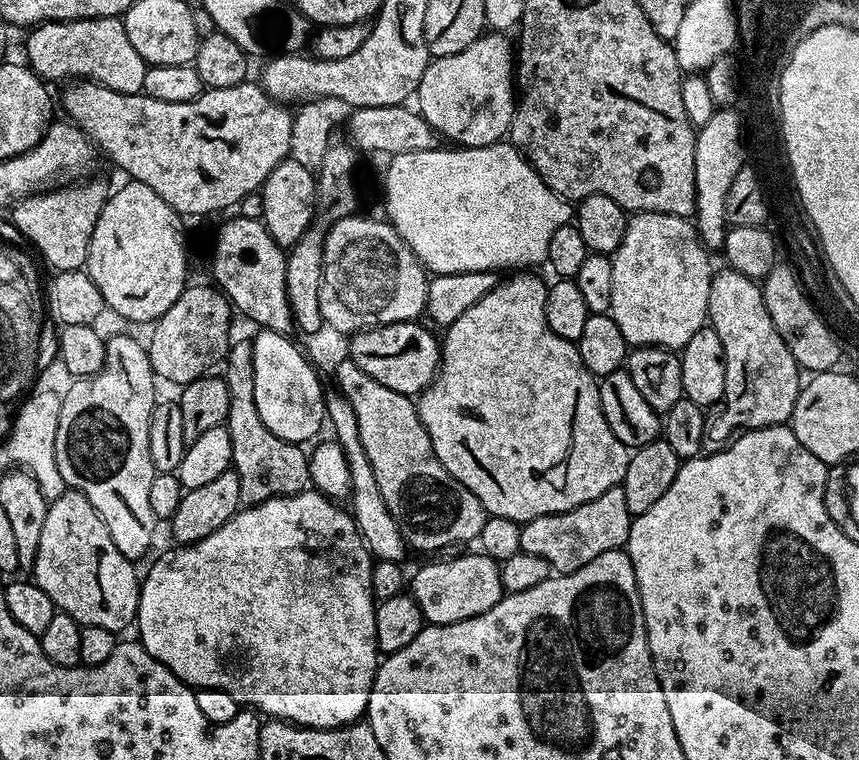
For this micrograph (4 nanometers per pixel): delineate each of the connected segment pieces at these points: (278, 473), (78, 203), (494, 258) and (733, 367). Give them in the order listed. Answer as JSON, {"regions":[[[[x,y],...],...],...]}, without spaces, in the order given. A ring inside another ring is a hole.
{"regions":[[[[237,339],[231,345],[223,361],[223,368],[222,378],[230,390],[230,410],[226,427],[230,430],[232,468],[238,474],[241,505],[261,504],[270,498],[293,496],[296,492],[305,491],[310,484],[309,453],[301,445],[278,438],[263,425],[254,400],[252,345],[247,339]]],[[[92,179],[27,196],[11,209],[17,230],[44,255],[46,263],[53,264],[53,269],[74,272],[88,263],[90,234],[94,234],[94,222],[98,222],[98,214],[102,214],[102,206],[110,195],[110,188]]],[[[508,142],[481,148],[439,146],[418,153],[398,153],[387,162],[388,169],[384,172],[387,219],[425,269],[438,276],[463,272],[499,273],[500,268],[543,265],[548,258],[550,238],[574,216],[573,205],[563,196],[554,194],[524,155]]],[[[730,267],[723,271],[717,271],[710,282],[707,318],[707,323],[722,341],[726,366],[724,413],[716,428],[720,432],[735,433],[791,421],[794,402],[802,387],[802,369],[794,354],[790,354],[782,334],[778,334],[770,310],[766,310],[761,285]]]]}

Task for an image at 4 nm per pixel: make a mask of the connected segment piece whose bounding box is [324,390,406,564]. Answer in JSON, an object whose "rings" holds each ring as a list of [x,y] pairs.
{"rings":[[[332,390],[324,398],[324,415],[327,423],[332,424],[332,432],[335,443],[340,445],[344,451],[344,457],[350,470],[350,511],[352,521],[356,523],[356,528],[360,532],[360,537],[364,540],[364,545],[368,547],[376,560],[385,560],[400,564],[403,561],[406,545],[404,535],[394,522],[386,502],[382,502],[382,494],[378,490],[378,482],[374,479],[374,466],[370,466],[370,458],[366,458],[366,450],[362,450],[362,438],[358,434],[358,418],[354,418],[354,406],[338,390]]]}

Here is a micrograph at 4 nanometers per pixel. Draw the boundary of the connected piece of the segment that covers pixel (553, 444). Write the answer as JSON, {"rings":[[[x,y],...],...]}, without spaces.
{"rings":[[[520,270],[512,274],[517,276],[512,276],[509,280],[501,279],[494,286],[494,290],[490,290],[486,298],[478,298],[478,302],[474,302],[474,306],[470,306],[470,310],[466,310],[466,314],[462,314],[458,322],[447,325],[445,332],[448,333],[442,336],[440,346],[440,368],[436,371],[432,383],[416,400],[416,413],[422,418],[422,426],[426,426],[426,434],[430,434],[437,462],[458,483],[466,486],[466,490],[470,490],[470,494],[474,494],[478,502],[482,502],[488,516],[510,518],[521,526],[527,520],[569,512],[586,502],[594,502],[594,498],[598,498],[598,494],[606,494],[606,490],[621,487],[630,455],[630,449],[614,436],[614,432],[607,424],[599,396],[600,385],[597,377],[593,376],[590,370],[586,370],[579,347],[571,340],[558,338],[558,334],[550,330],[550,322],[546,322],[548,284],[528,272],[531,271]]]}

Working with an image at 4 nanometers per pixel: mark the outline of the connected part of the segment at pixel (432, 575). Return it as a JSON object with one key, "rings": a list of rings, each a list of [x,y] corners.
{"rings":[[[483,554],[476,556],[456,556],[453,560],[436,560],[433,564],[424,564],[410,576],[410,595],[418,602],[425,621],[428,624],[449,624],[486,614],[505,595],[500,577],[500,564]]]}

